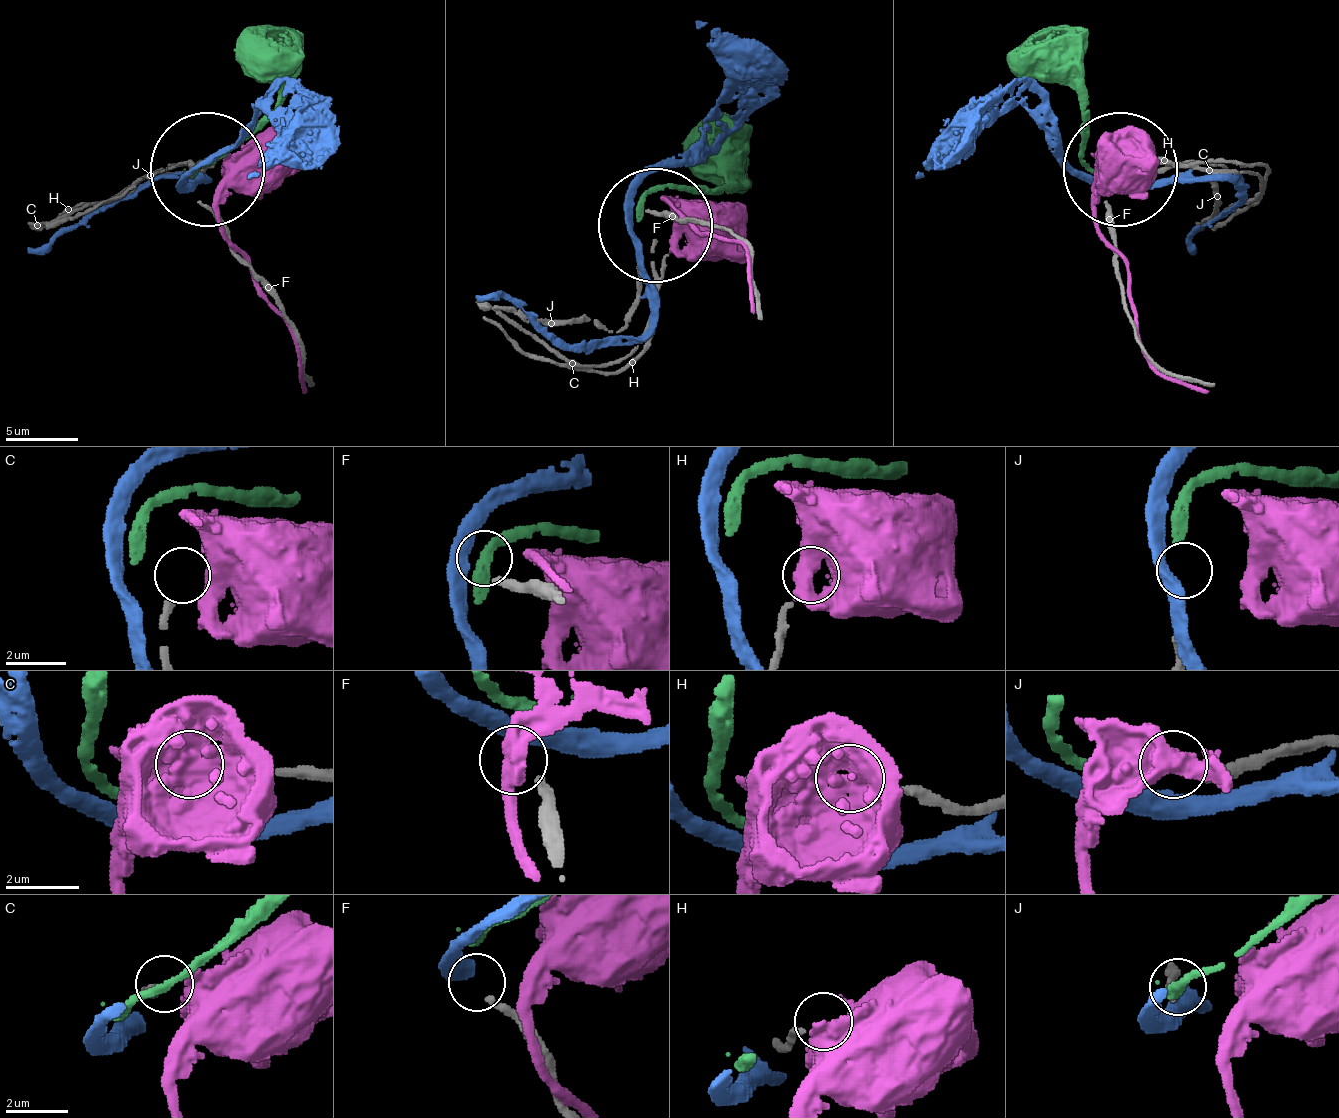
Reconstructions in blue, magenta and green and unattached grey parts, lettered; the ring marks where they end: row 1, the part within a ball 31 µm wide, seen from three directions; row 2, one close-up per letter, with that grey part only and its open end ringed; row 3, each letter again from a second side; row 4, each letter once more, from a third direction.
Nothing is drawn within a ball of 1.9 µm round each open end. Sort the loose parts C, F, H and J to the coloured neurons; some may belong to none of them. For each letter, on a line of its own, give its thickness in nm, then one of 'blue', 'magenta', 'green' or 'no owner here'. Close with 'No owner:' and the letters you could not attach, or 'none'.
C: 240 nm | no owner here
F: 240 nm | no owner here
H: 200 nm | no owner here
J: 280 nm | green
No owner: C, F, H

